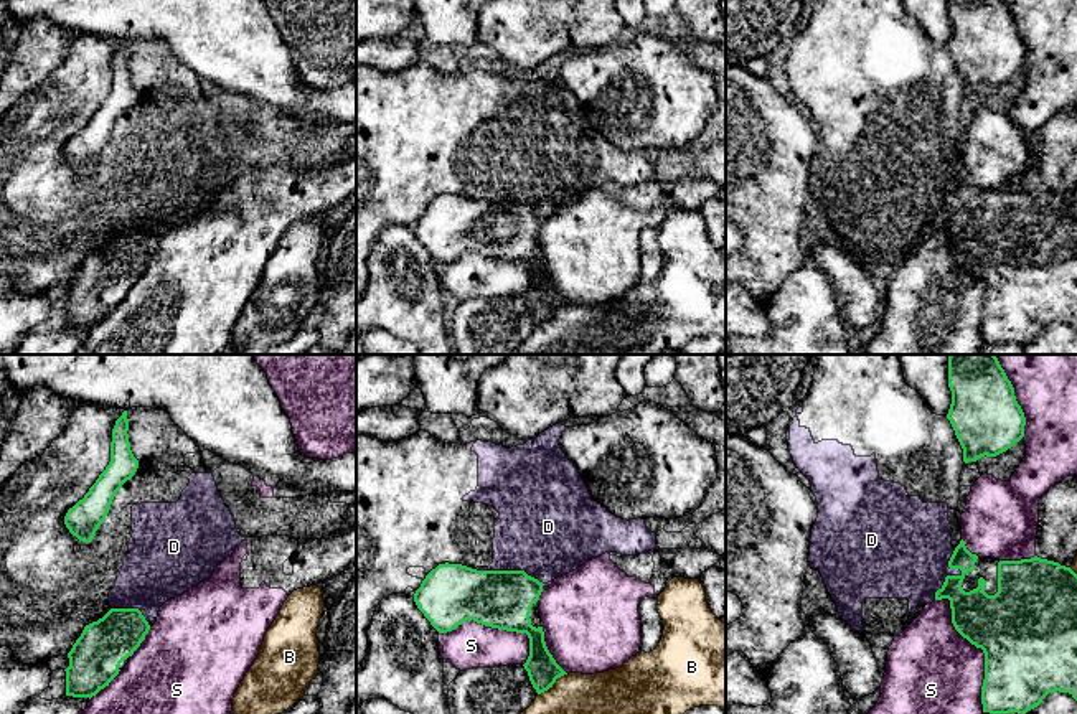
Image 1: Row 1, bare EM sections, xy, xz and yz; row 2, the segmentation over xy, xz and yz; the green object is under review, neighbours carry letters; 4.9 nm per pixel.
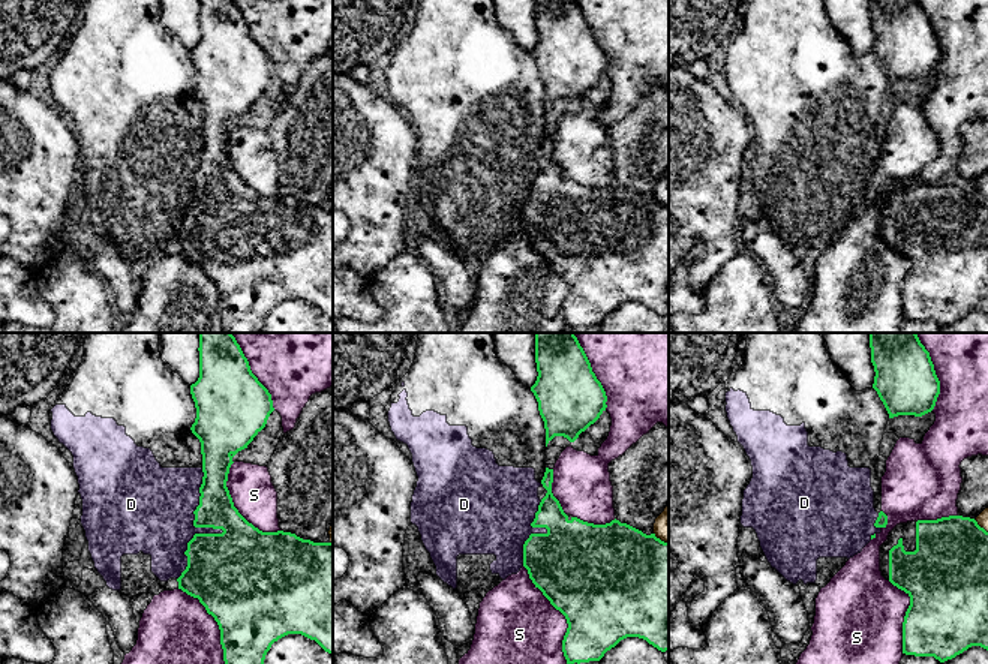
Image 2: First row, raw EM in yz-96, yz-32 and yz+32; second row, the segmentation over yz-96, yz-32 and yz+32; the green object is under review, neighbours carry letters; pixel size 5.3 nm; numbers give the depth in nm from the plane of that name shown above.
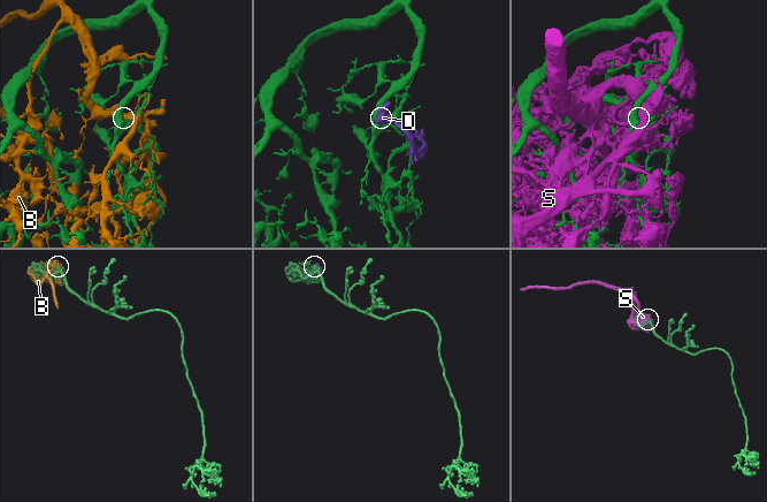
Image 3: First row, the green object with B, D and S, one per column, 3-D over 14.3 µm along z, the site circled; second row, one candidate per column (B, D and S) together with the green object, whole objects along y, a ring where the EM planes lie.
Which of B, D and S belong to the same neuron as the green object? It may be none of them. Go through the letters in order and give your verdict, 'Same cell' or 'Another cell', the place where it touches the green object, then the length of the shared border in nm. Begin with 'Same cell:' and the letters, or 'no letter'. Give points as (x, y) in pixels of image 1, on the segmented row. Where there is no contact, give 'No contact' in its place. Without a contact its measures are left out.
Same cell: no letter
B: Another cell. Touches green at xz (551, 685). Shared border 180 nm
D: Another cell. Touches green at yz (957, 576). Shared border 260 nm
S: Another cell. Touches green at yz (978, 647). Shared border 600 nm

